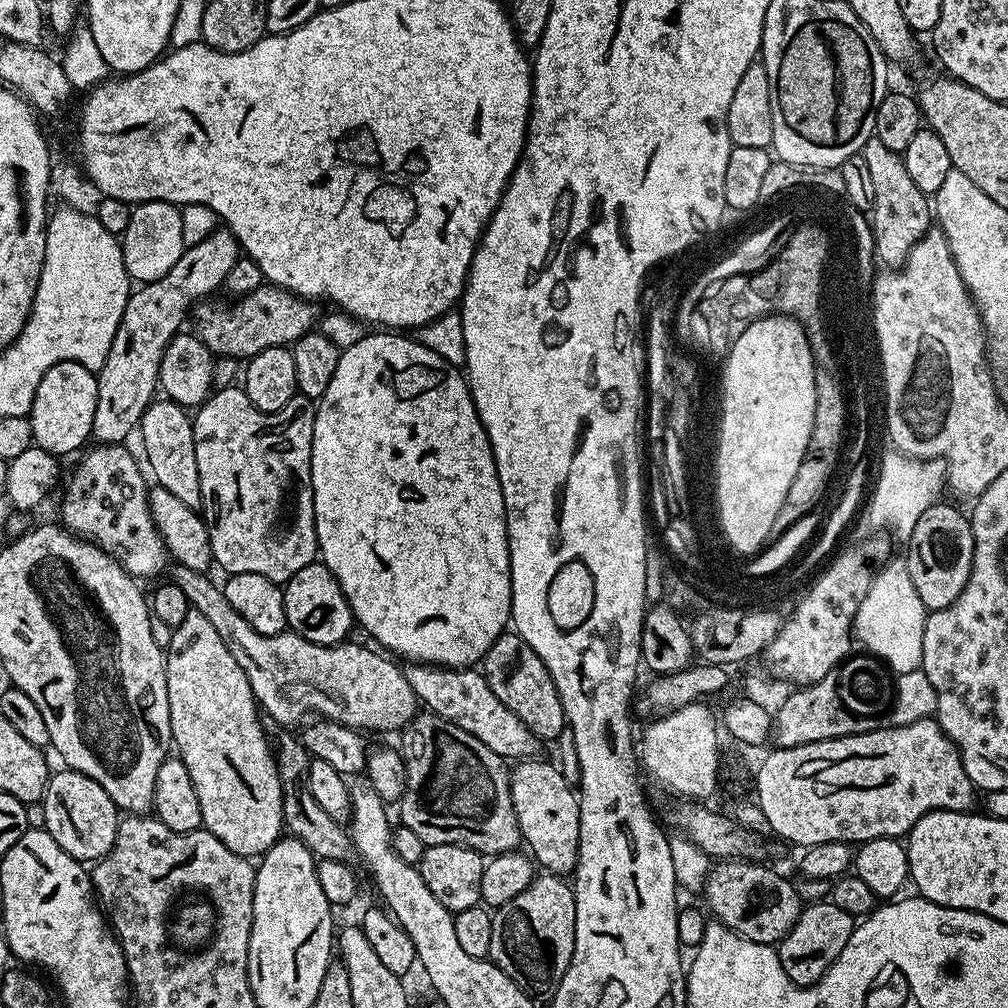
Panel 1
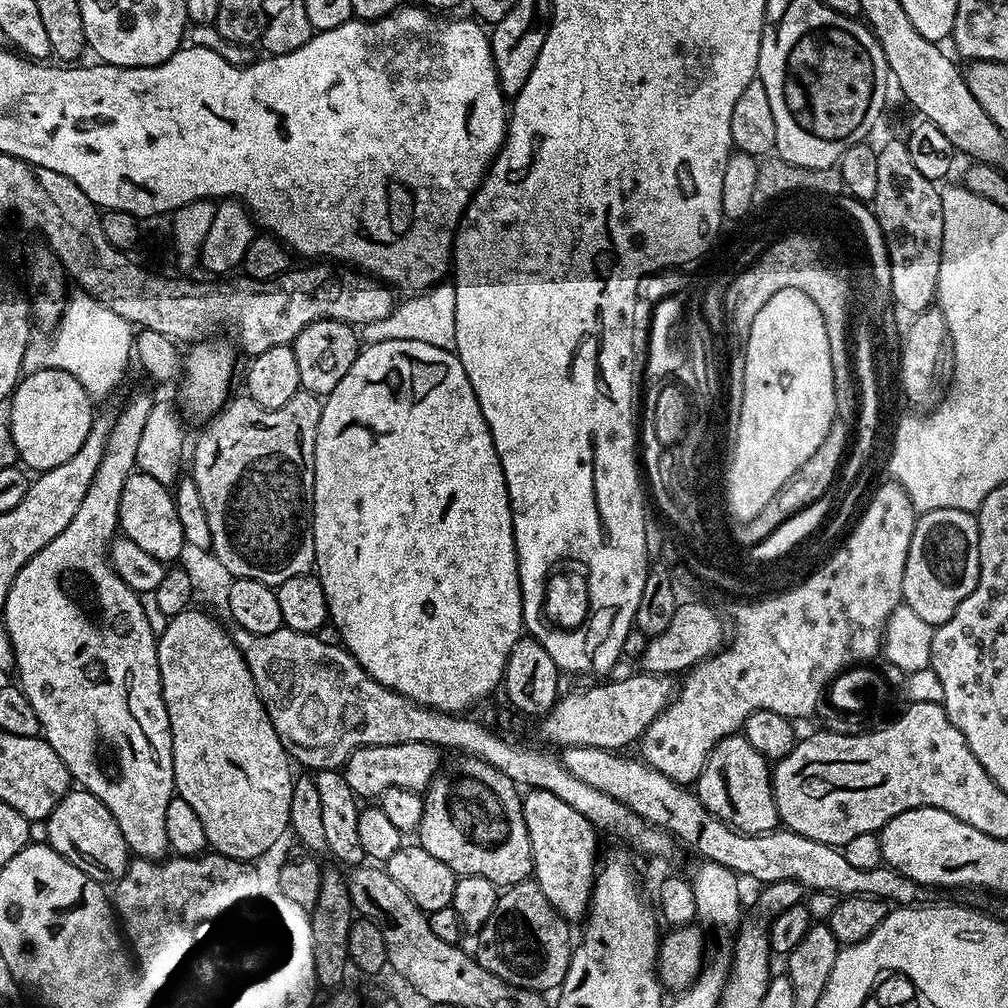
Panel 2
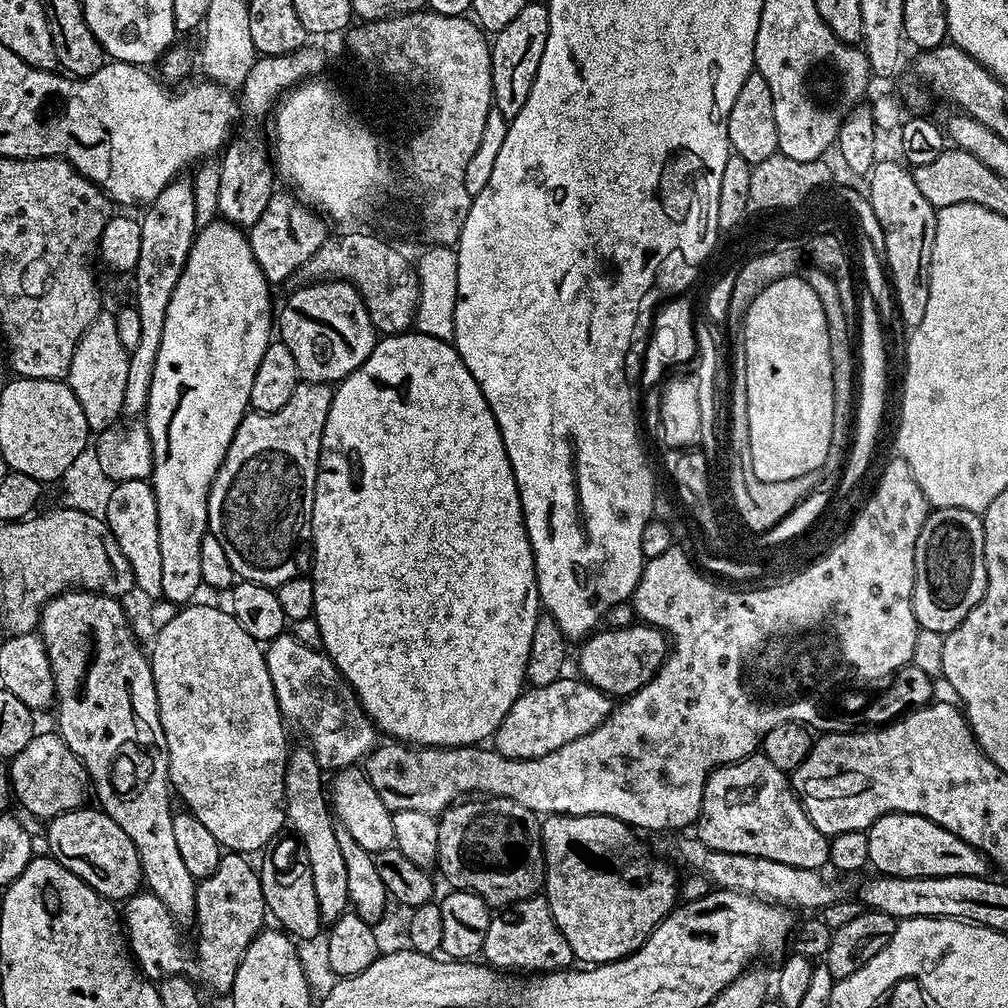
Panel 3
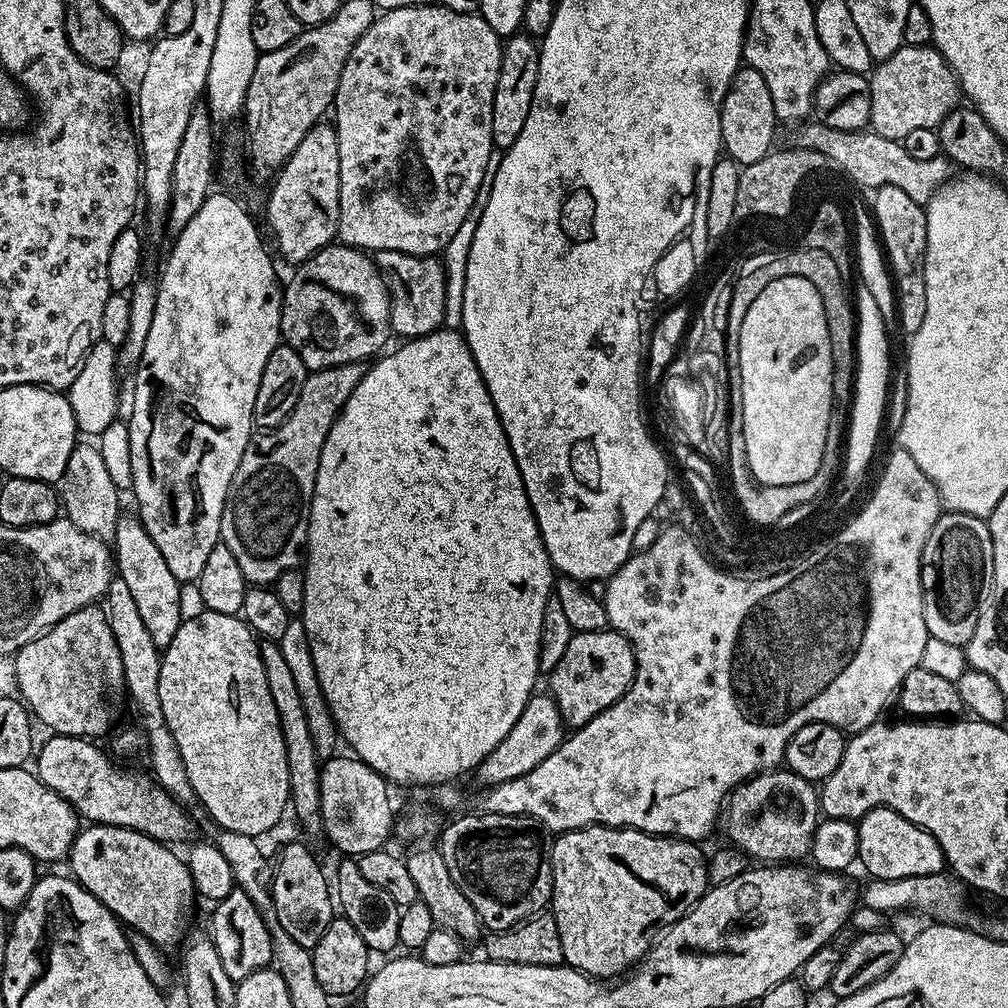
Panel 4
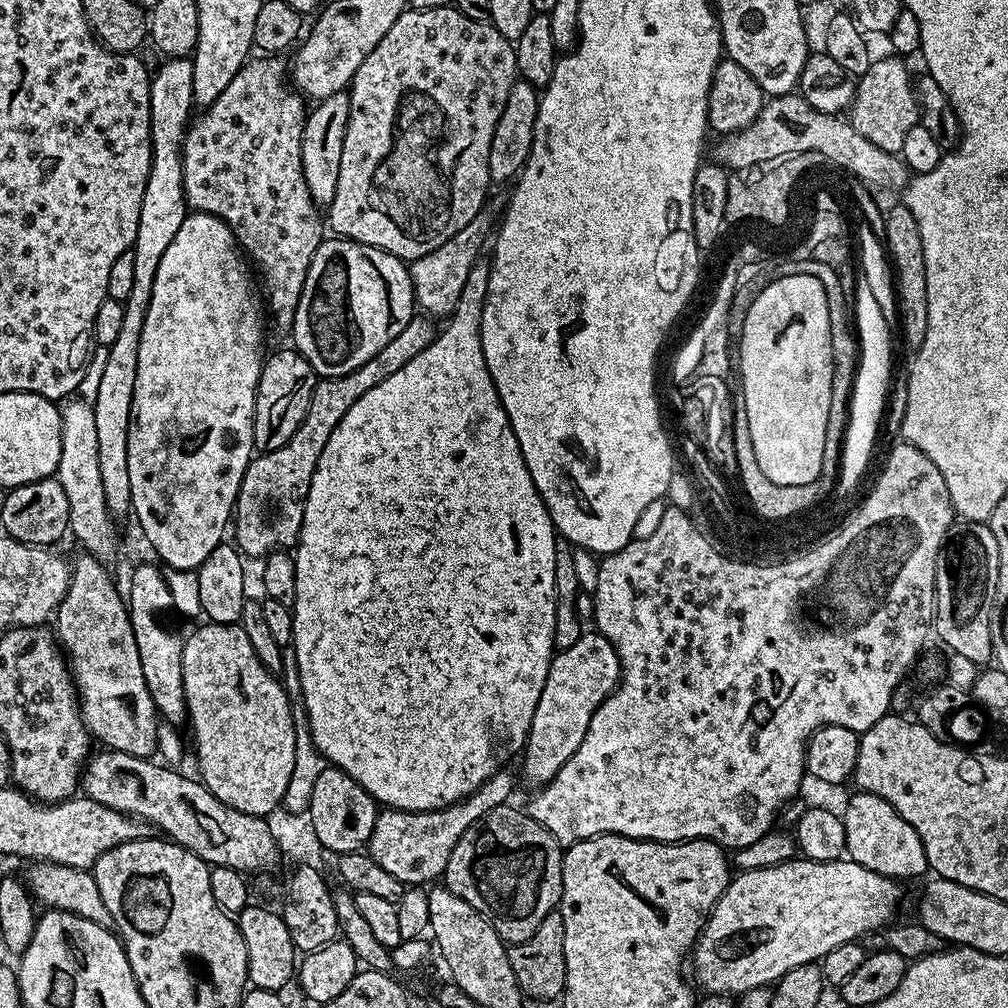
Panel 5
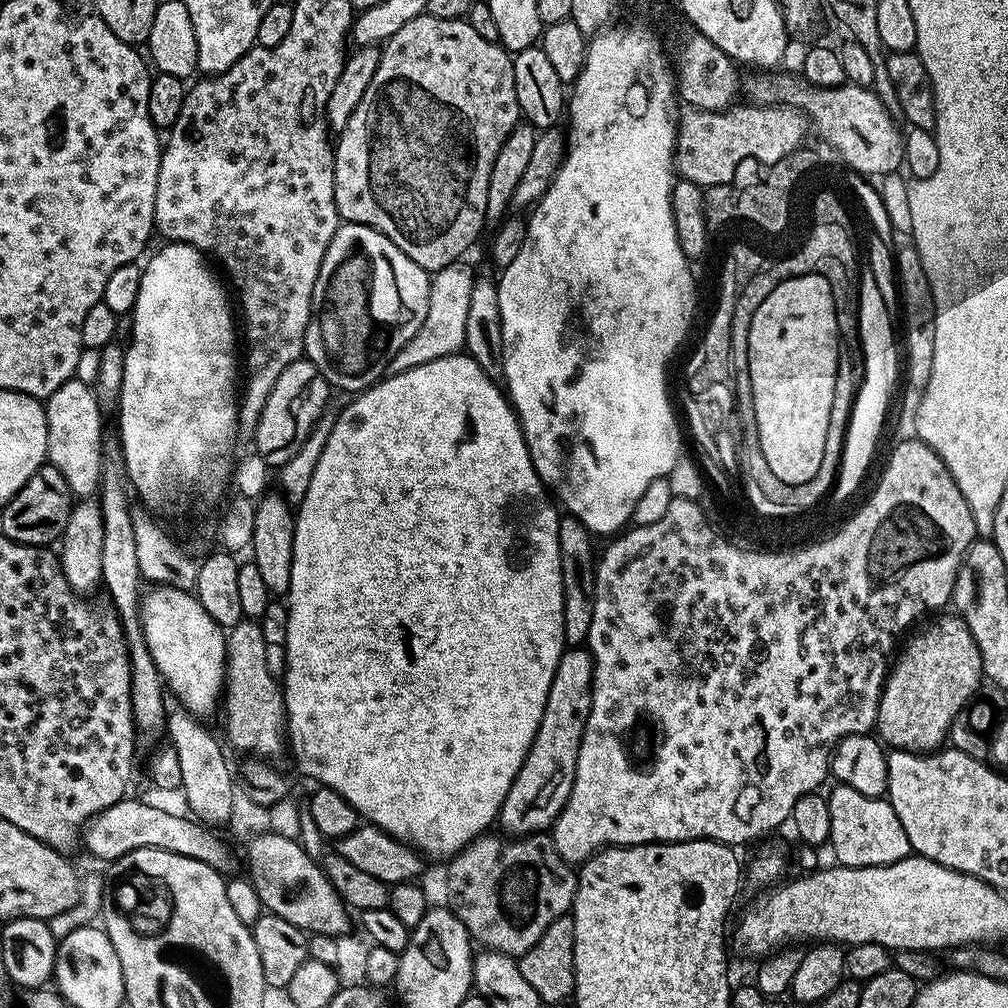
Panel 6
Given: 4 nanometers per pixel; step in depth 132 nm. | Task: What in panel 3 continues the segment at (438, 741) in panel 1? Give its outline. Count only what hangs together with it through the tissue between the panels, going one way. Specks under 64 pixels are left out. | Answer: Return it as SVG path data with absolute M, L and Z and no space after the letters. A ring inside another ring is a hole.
M501 796L468 798L447 808L439 817L438 869L449 880L453 889L473 892L482 897L489 906L507 906L537 895L544 882L544 846L540 842L541 821L513 800Z

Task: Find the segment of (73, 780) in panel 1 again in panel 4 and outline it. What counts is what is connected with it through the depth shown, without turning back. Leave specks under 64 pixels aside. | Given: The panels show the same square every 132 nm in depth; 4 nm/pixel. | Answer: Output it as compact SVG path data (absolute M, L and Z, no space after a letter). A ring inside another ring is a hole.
M93 824L81 827L72 839L72 848L68 851L66 864L72 867L71 875L94 898L98 898L115 914L121 925L146 934L158 946L164 944L179 945L189 931L188 915L192 912L194 889L187 863L171 852L167 843L153 840L145 832L133 828L119 828L109 824Z

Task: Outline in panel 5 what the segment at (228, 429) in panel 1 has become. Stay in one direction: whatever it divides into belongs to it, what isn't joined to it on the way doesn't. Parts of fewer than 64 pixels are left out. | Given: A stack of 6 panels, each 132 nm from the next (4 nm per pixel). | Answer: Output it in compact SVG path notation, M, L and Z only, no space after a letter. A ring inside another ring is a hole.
M414 318L395 338L386 342L370 362L358 366L350 374L341 376L325 376L317 379L316 389L310 398L310 406L306 410L306 418L298 430L294 430L294 438L286 442L286 446L278 446L278 450L261 452L253 455L248 464L246 474L240 483L238 498L234 509L234 543L245 557L263 558L272 552L283 552L295 549L302 530L304 503L310 490L310 482L314 478L314 470L318 466L318 458L322 458L322 450L326 450L326 442L330 442L330 434L334 434L334 426L342 422L342 414L366 394L378 382L386 382L390 374L402 370L410 358L415 358L436 341L437 325L428 318Z

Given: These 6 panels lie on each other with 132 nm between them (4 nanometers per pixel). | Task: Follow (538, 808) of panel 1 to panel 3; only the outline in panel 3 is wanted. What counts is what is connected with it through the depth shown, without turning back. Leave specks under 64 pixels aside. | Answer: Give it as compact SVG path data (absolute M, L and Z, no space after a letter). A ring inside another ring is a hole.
M550 816L541 823L540 842L544 846L544 882L542 885L543 895L548 901L550 910L554 914L554 922L558 930L570 942L570 950L577 961L588 966L598 964L609 964L611 960L621 960L624 956L631 956L648 940L648 935L652 933L664 921L664 917L677 907L678 904L678 877L667 868L660 860L655 860L646 849L640 844L632 841L633 829L624 824L618 818L609 816Z

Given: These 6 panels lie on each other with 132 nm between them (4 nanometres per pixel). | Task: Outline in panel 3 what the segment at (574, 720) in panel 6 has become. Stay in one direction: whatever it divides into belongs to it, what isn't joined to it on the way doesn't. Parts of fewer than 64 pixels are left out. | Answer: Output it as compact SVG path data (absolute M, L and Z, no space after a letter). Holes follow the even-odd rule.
M635 622L628 628L605 627L603 630L597 630L591 633L579 648L579 675L613 698L627 698L646 682L650 682L652 675L664 665L670 651L670 641L659 628Z

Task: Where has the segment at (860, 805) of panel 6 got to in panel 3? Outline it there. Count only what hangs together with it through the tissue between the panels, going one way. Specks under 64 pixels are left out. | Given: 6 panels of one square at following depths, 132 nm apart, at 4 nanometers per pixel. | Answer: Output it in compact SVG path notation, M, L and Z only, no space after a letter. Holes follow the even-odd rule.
M891 812L868 828L869 865L881 876L988 876L990 861L950 830L921 816Z

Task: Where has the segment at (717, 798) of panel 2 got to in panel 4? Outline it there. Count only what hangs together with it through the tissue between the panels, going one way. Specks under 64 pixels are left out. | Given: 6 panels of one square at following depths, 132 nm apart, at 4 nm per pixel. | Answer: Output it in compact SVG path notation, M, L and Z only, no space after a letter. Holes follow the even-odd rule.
M769 770L751 776L732 789L722 809L722 828L724 824L732 839L731 847L739 848L756 862L803 861L800 859L812 851L814 830L821 819L817 785L787 770Z

